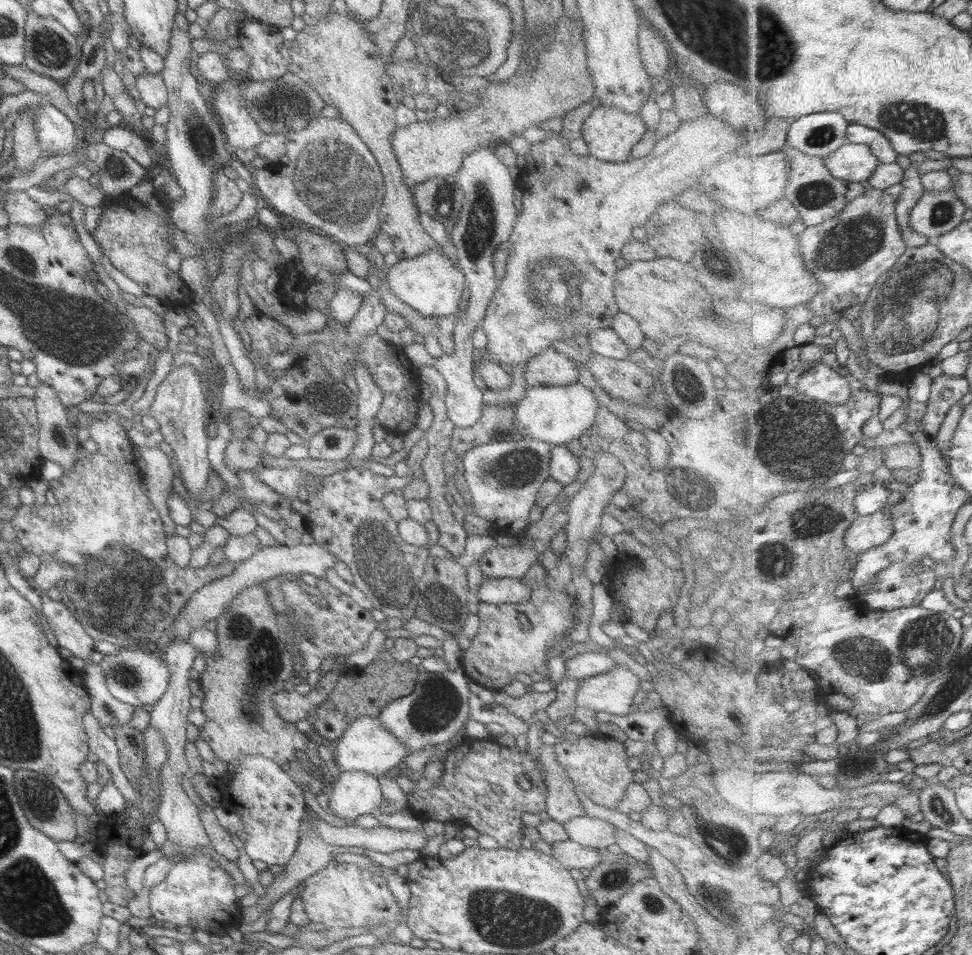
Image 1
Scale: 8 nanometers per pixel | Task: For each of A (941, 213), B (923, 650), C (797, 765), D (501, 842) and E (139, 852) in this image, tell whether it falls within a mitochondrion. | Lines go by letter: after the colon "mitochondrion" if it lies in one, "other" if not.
A: mitochondrion
B: mitochondrion
C: other
D: other
E: other

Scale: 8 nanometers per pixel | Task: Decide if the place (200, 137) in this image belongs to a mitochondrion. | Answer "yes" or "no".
yes

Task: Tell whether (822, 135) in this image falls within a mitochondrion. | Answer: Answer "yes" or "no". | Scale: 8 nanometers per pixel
yes

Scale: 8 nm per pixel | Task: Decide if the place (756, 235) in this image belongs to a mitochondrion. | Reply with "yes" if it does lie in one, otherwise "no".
no

